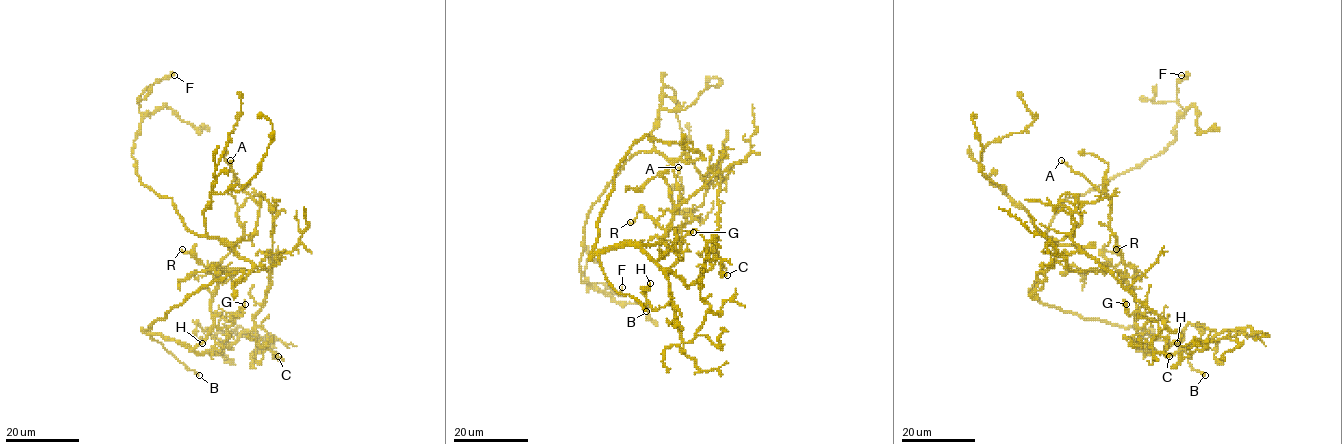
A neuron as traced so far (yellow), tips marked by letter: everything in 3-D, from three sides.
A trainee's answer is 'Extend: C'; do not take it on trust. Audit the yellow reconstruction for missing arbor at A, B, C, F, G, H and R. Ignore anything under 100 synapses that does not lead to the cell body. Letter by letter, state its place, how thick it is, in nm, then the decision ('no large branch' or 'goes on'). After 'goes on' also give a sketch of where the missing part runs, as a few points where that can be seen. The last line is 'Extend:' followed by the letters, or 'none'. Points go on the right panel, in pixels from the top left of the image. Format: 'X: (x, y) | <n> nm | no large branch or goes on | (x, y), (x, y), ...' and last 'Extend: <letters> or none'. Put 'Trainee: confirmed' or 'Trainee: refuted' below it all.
A: (1061, 160) | 150 nm | no large branch
B: (1205, 375) | 200 nm | goes on | (1205, 375), (1214, 376), (1223, 387), (1231, 385), (1237, 374), (1242, 379), (1251, 380), (1263, 369)
C: (1169, 356) | 160 nm | no large branch
F: (1181, 75) | 140 nm | no large branch
G: (1126, 304) | 110 nm | no large branch
H: (1177, 343) | 120 nm | no large branch
R: (1116, 249) | 110 nm | no large branch
Extend: B
Trainee: refuted

